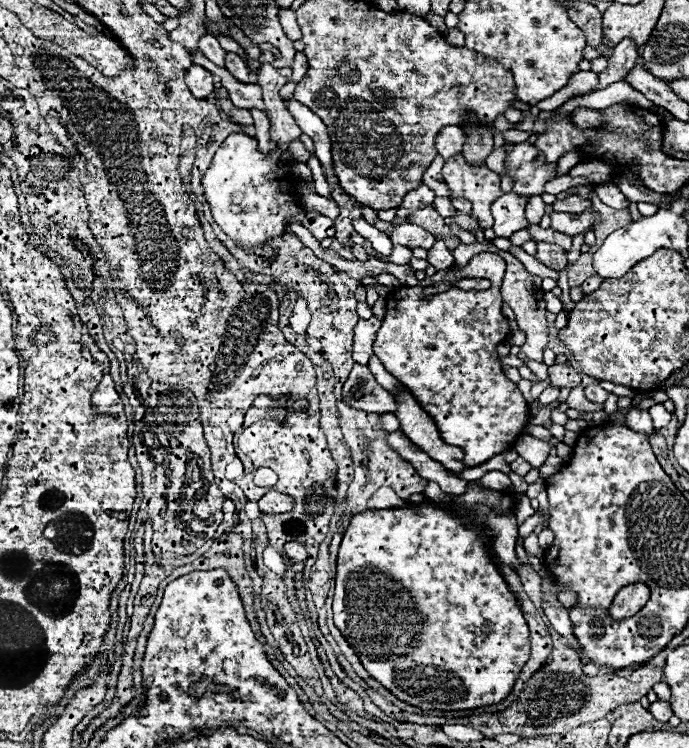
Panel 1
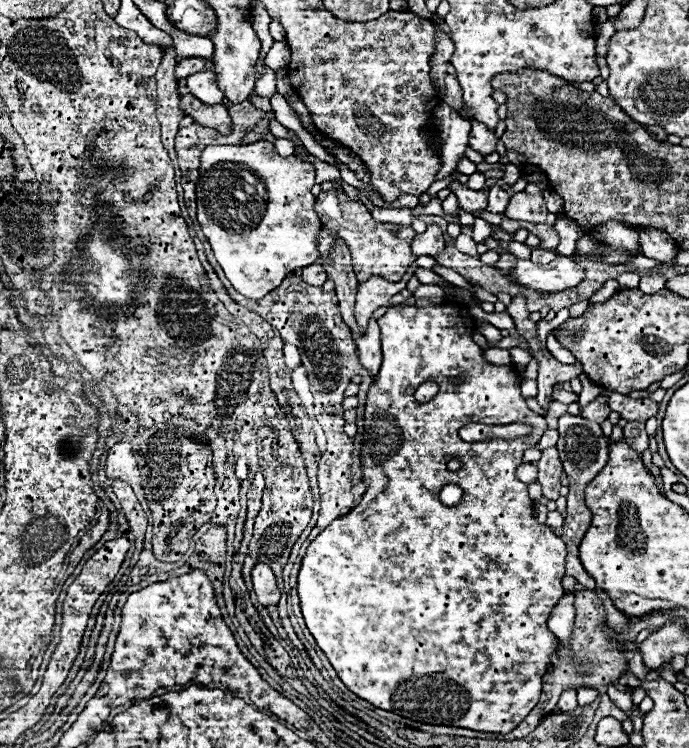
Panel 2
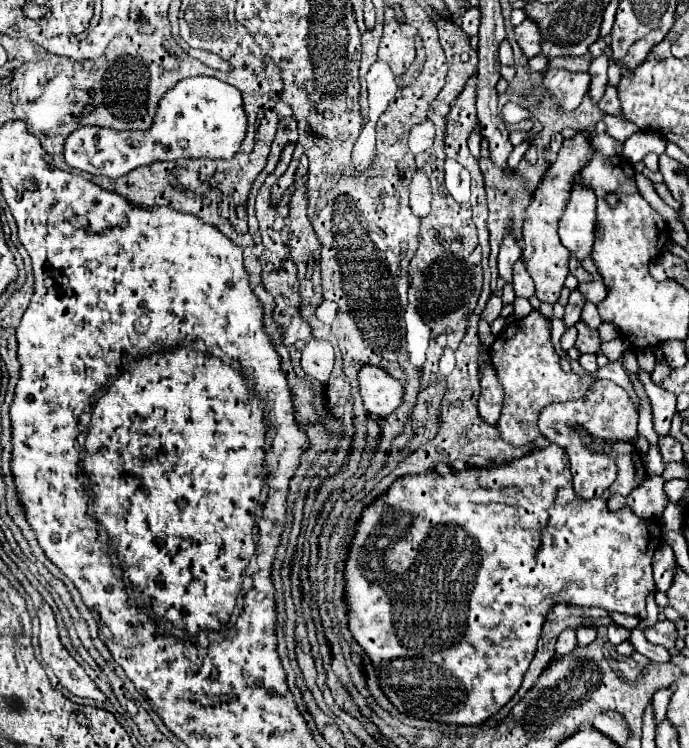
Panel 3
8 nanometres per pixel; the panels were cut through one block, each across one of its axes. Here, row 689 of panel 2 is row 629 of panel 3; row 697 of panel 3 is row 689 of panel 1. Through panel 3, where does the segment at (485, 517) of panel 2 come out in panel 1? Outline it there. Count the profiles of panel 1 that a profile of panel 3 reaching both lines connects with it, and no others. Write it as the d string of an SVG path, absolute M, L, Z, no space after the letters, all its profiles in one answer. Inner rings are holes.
M470 482L465 493L452 496L454 508L444 508L440 504L434 502L422 502L422 504L408 504L404 508L390 508L390 510L366 510L356 514L342 538L340 550L338 550L338 572L336 572L336 592L334 592L334 602L332 602L332 610L334 610L334 624L336 628L342 632L342 636L346 638L346 642L354 648L354 652L358 654L362 666L368 670L368 674L372 678L376 678L386 690L390 690L398 700L422 708L422 710L474 710L474 708L482 708L482 706L492 706L502 702L504 698L508 698L508 694L512 692L524 662L528 662L530 658L530 632L528 632L528 624L522 616L522 610L518 606L518 600L514 596L514 592L510 592L496 560L492 554L492 538L488 534L484 534L484 530L473 522L474 512L470 510L477 504L484 504L494 508L494 512L498 514L514 514L514 506L516 502L506 502L510 500L510 496L506 496L502 492L496 493L483 489L477 482ZM396 592L398 594L408 594L408 602L404 602L406 606L396 606Z

